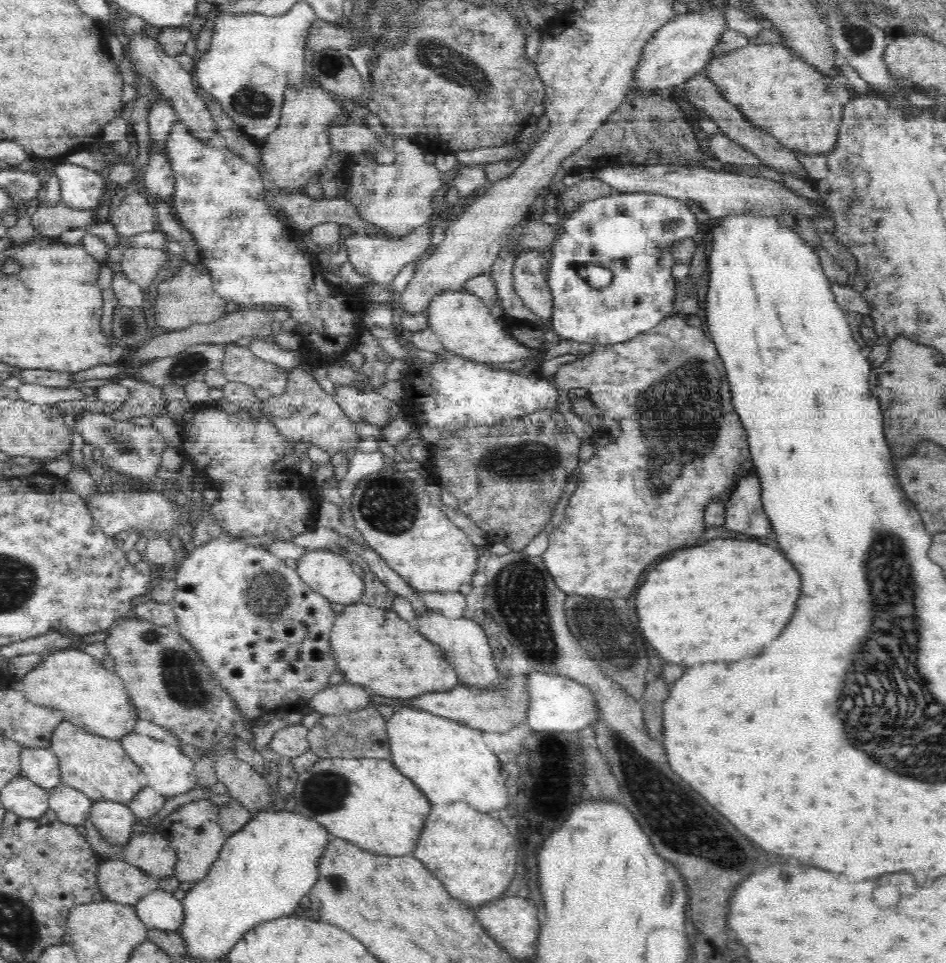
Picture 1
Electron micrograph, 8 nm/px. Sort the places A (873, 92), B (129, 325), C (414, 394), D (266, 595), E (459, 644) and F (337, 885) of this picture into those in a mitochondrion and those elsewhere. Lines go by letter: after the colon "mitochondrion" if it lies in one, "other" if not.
A: other
B: mitochondrion
C: other
D: mitochondrion
E: other
F: mitochondrion

